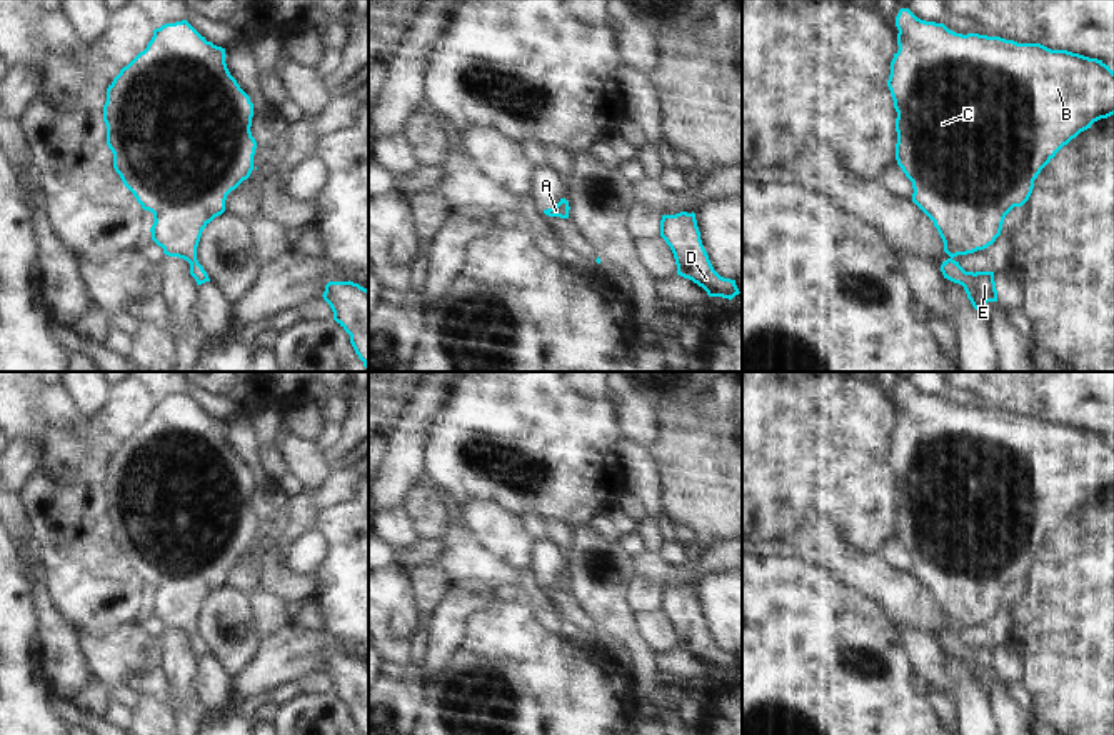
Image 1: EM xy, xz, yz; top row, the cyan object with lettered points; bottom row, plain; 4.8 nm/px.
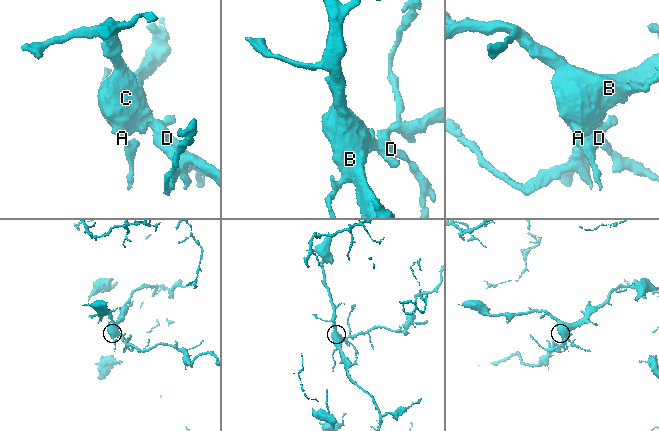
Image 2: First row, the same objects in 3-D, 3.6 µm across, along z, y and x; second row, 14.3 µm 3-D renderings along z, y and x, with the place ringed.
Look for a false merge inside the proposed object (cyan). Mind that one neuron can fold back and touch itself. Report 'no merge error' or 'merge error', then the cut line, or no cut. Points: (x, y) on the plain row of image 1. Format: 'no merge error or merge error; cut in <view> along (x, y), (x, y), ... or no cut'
no merge error; no cut

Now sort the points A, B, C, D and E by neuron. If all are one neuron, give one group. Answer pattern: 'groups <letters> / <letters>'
groups A B C D E

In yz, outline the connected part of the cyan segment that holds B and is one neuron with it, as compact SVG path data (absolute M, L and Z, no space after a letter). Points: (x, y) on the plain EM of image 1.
M909 382L899 383L896 400L899 423L887 453L897 485L896 533L912 555L912 575L934 595L944 615L949 628L941 638L944 652L962 658L986 692L984 678L997 675L994 645L966 645L954 632L992 618L1006 588L1029 573L1034 553L1056 527L1094 495L1114 488L1114 445L1102 433L1041 417L956 407L944 397L917 392Z

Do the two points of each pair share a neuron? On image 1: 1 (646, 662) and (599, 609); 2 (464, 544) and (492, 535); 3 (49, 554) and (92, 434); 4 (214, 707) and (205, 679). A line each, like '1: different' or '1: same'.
1: same
2: different
3: same
4: same

